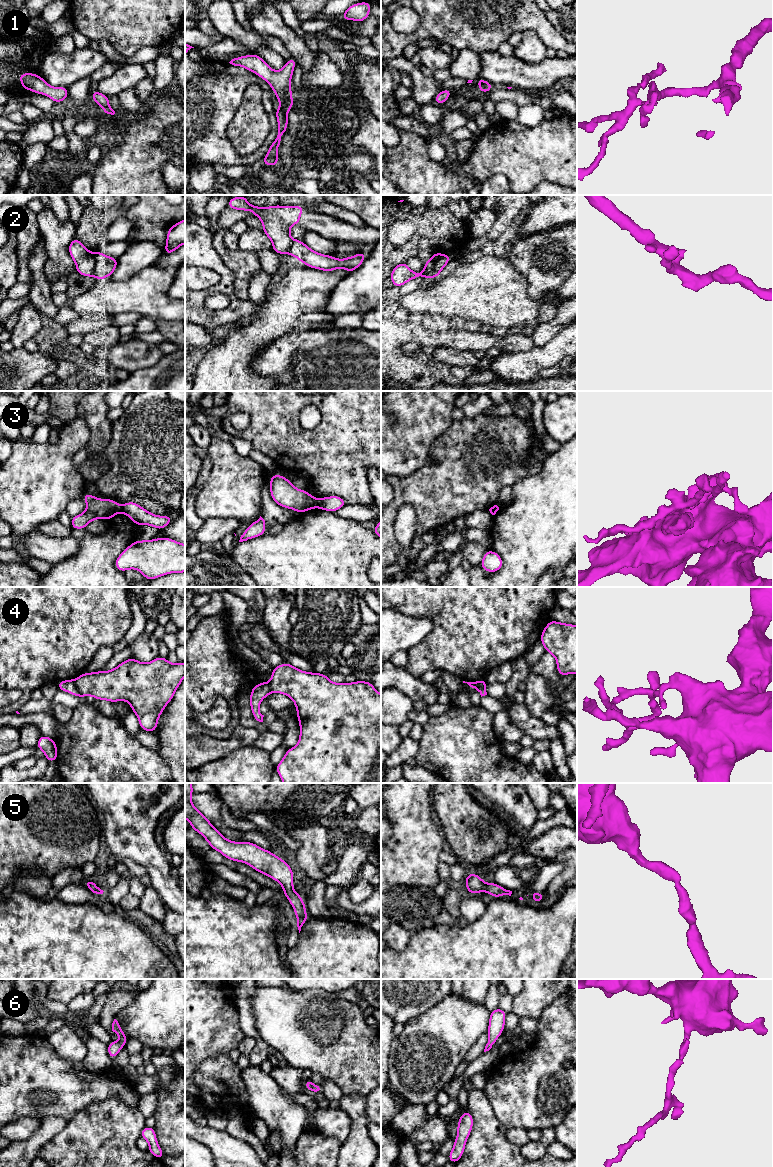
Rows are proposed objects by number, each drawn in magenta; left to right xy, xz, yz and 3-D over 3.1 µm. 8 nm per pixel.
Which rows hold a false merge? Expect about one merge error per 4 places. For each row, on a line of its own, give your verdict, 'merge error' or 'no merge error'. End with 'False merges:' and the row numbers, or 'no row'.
1: no merge error
2: merge error
3: merge error
4: merge error
5: no merge error
6: no merge error
False merges: 2, 3, 4

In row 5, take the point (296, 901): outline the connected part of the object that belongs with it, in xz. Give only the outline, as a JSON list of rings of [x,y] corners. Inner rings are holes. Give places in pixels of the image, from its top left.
[[[185,783],[185,819],[190,822],[192,830],[205,838],[210,844],[210,849],[219,851],[229,860],[246,863],[257,872],[279,882],[284,890],[283,895],[287,897],[294,909],[300,933],[301,927],[310,916],[306,915],[306,905],[302,895],[298,895],[293,889],[294,873],[289,864],[255,843],[226,839],[213,827],[209,819],[195,808],[190,798],[193,793],[192,783]]]

